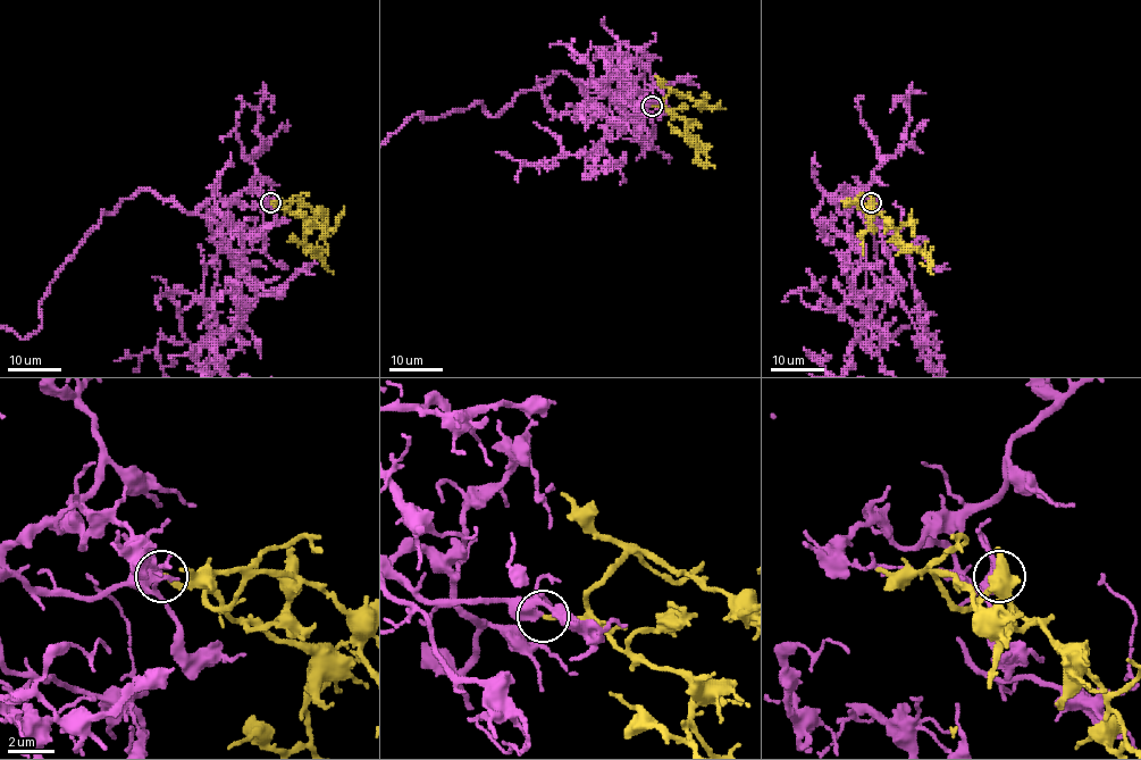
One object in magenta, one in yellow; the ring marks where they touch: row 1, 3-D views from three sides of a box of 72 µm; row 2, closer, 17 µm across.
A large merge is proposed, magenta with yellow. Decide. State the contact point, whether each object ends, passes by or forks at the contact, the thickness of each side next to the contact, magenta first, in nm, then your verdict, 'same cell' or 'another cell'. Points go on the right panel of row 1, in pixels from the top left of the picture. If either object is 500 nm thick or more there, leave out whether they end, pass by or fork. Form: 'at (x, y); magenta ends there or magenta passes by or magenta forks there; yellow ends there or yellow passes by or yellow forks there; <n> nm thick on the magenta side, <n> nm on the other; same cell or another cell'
at (871, 202); magenta forks there; yellow ends there; 320 nm thick on the magenta side, 240 nm on the other; another cell

